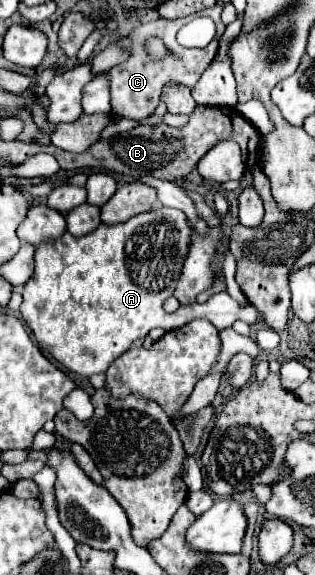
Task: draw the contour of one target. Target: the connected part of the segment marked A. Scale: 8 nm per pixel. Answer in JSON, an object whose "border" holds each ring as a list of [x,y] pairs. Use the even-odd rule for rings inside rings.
{"border":[[[161,207],[155,211],[139,213],[119,225],[101,223],[93,233],[83,237],[73,237],[69,231],[65,231],[59,239],[47,239],[47,243],[41,243],[35,251],[35,273],[23,287],[23,305],[19,309],[39,347],[73,373],[91,377],[93,373],[107,371],[107,367],[121,353],[125,353],[135,339],[147,337],[153,327],[171,331],[196,318],[209,319],[217,331],[233,327],[237,319],[245,321],[247,325],[259,325],[259,311],[247,301],[239,303],[229,293],[213,295],[202,304],[180,306],[176,313],[163,311],[161,305],[169,295],[173,295],[173,287],[183,269],[183,259],[187,259],[191,235],[193,231],[189,229],[189,221],[183,211]]]}

